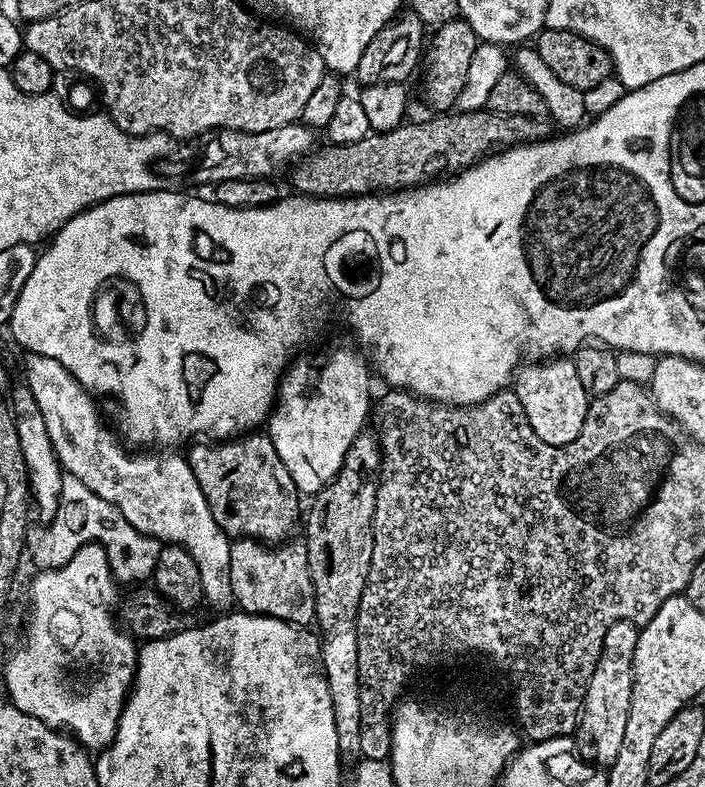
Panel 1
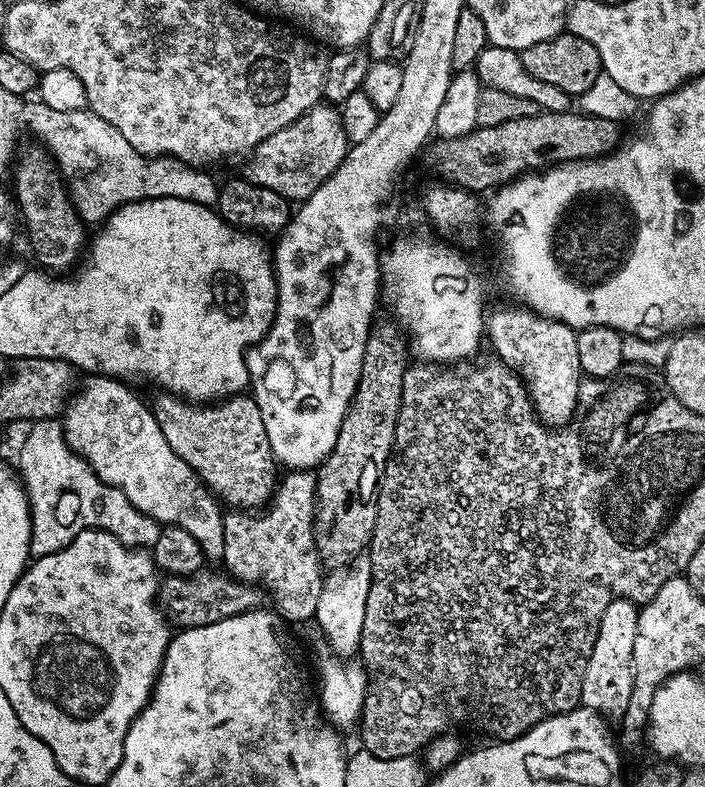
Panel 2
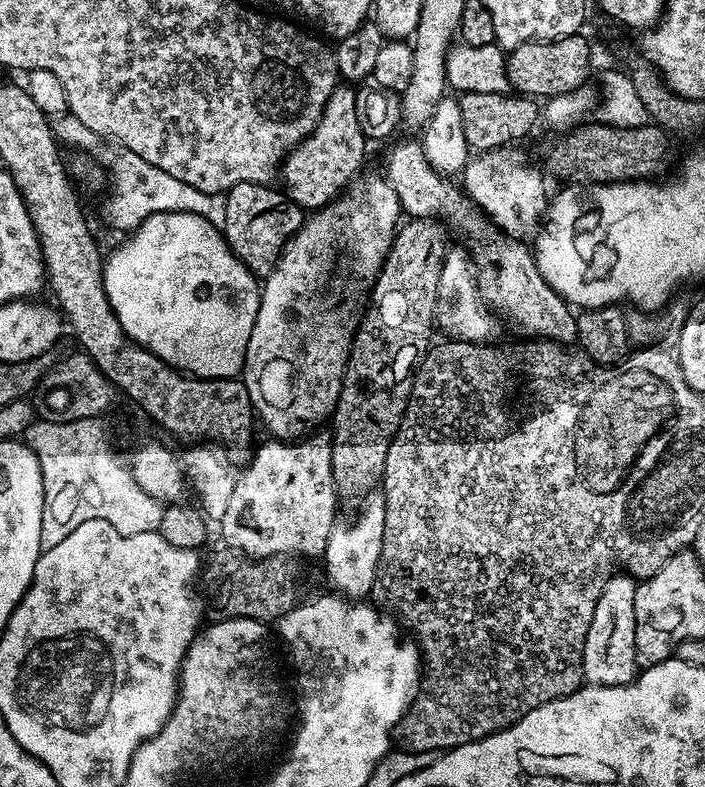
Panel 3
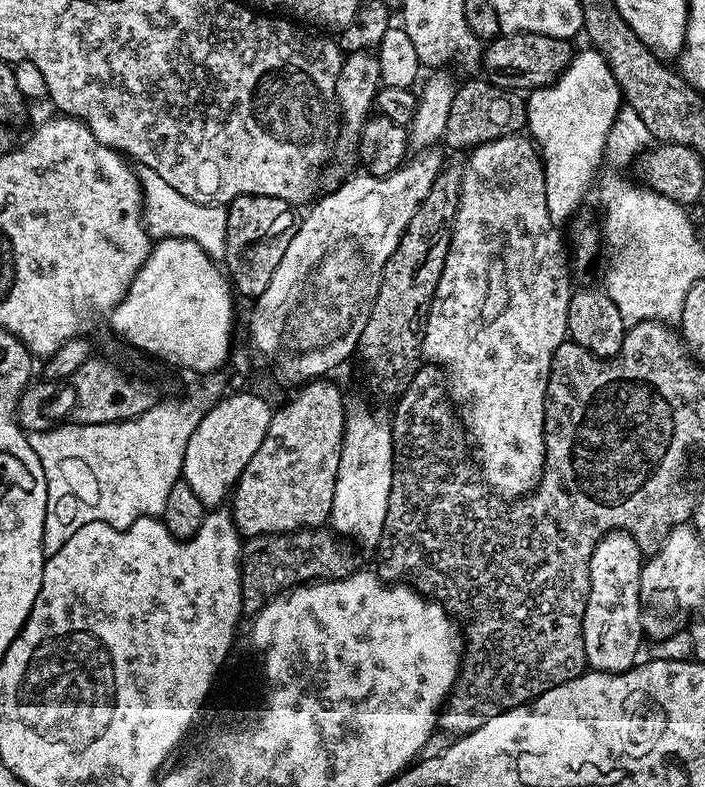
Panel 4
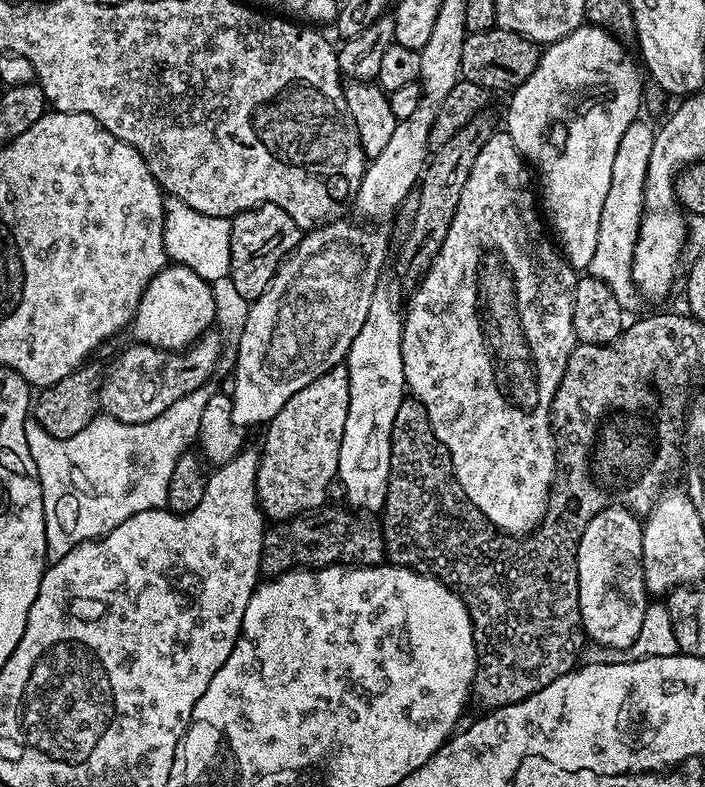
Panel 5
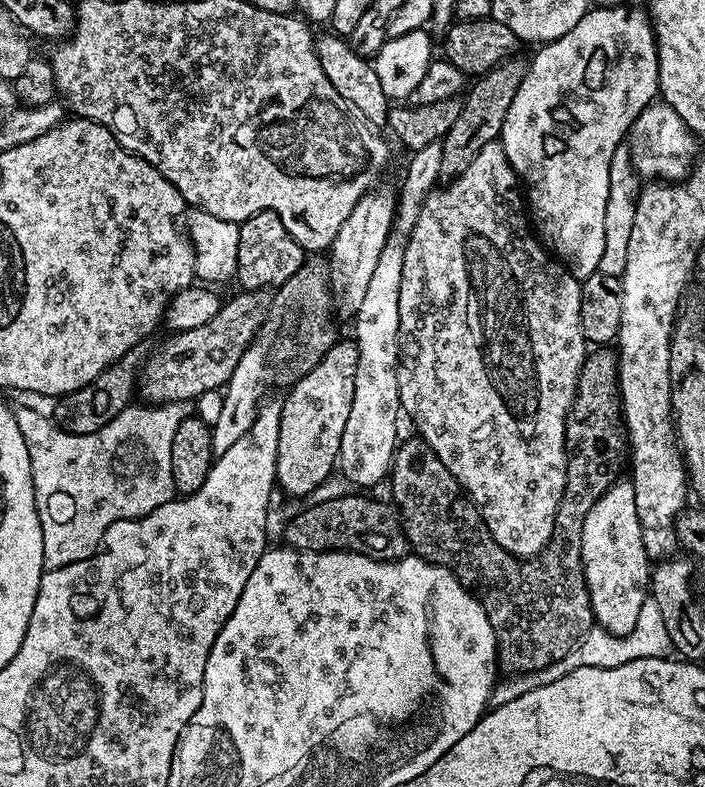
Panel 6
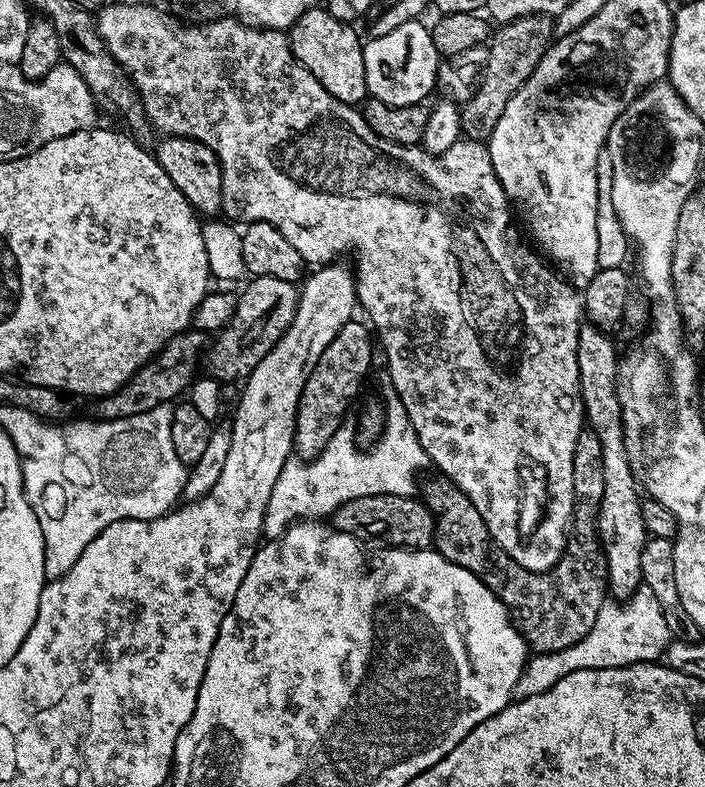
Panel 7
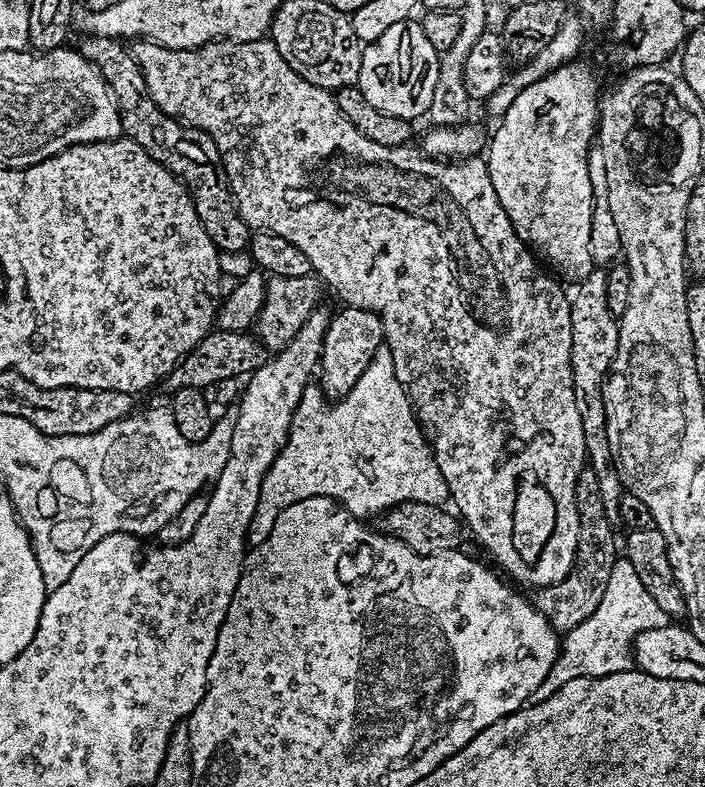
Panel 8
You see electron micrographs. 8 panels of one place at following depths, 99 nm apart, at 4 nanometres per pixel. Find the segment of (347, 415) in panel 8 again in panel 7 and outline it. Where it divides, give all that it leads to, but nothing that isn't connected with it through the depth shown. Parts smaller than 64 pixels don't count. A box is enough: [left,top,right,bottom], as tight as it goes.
[263,395,430,540]

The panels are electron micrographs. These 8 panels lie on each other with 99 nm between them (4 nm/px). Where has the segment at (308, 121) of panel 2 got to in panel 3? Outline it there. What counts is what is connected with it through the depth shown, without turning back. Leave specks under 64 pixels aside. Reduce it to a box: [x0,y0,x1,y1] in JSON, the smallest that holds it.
[278,86,366,210]

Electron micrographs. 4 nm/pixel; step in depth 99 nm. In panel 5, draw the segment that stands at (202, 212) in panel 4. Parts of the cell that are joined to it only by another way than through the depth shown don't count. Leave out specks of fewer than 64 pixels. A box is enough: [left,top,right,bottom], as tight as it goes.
[164,198,231,282]

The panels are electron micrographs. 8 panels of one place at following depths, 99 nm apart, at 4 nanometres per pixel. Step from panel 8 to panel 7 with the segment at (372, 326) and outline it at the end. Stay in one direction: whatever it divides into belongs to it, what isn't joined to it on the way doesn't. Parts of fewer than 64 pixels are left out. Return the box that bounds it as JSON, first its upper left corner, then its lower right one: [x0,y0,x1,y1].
[294,318,374,462]

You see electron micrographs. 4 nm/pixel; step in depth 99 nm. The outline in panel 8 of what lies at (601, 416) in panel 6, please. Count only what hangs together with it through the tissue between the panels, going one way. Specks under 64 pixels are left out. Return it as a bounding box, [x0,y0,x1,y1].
[534,466,618,634]

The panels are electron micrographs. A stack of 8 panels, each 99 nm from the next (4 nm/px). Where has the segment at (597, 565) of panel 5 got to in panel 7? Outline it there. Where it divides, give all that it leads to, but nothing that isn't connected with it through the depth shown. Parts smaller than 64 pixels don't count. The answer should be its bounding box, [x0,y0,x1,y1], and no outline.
[578,323,646,602]

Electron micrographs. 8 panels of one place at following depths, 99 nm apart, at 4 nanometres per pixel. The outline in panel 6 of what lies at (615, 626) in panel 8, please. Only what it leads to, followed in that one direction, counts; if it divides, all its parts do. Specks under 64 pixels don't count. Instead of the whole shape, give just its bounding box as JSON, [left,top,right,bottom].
[490,599,673,708]

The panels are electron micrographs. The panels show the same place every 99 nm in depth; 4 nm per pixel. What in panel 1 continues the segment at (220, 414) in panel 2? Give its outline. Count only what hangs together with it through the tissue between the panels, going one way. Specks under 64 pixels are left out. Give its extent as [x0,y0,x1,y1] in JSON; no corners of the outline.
[186,430,302,546]

